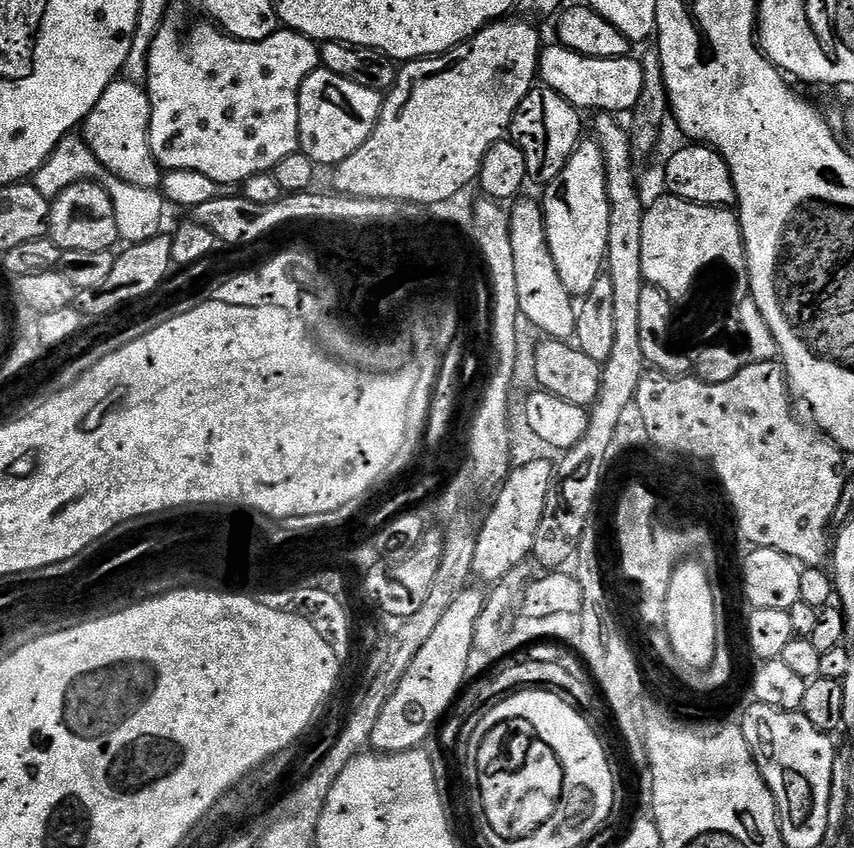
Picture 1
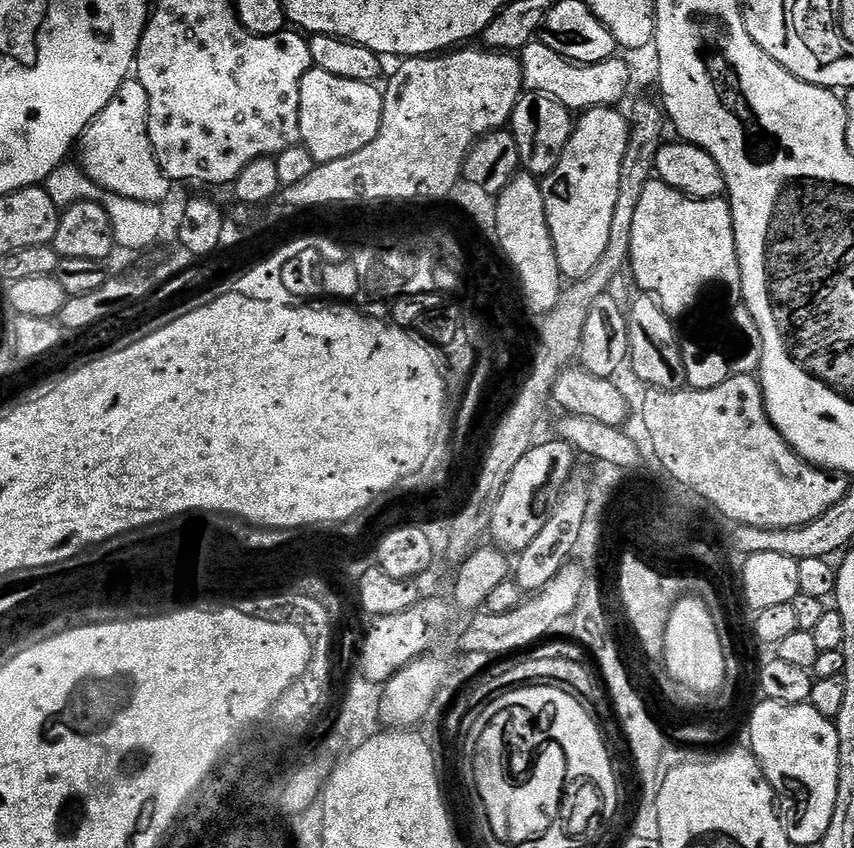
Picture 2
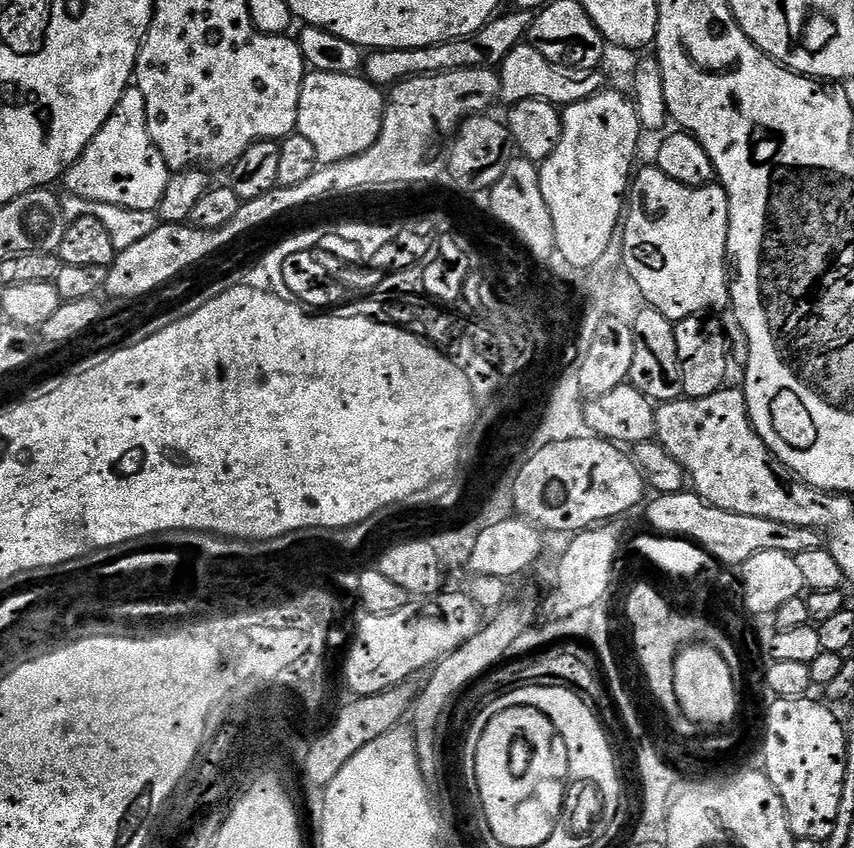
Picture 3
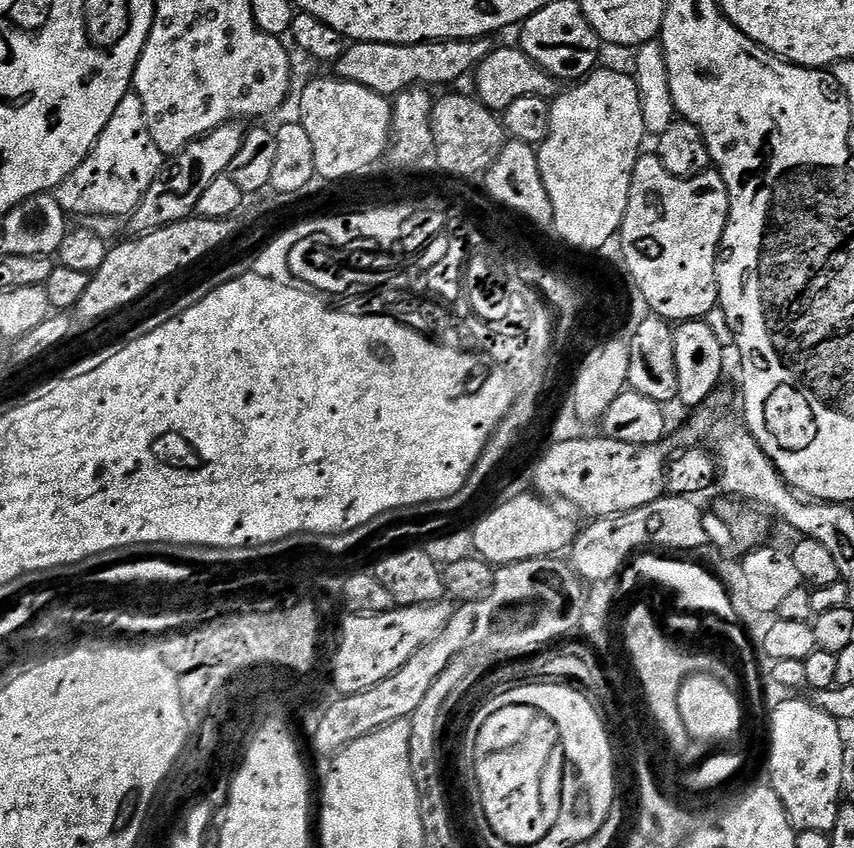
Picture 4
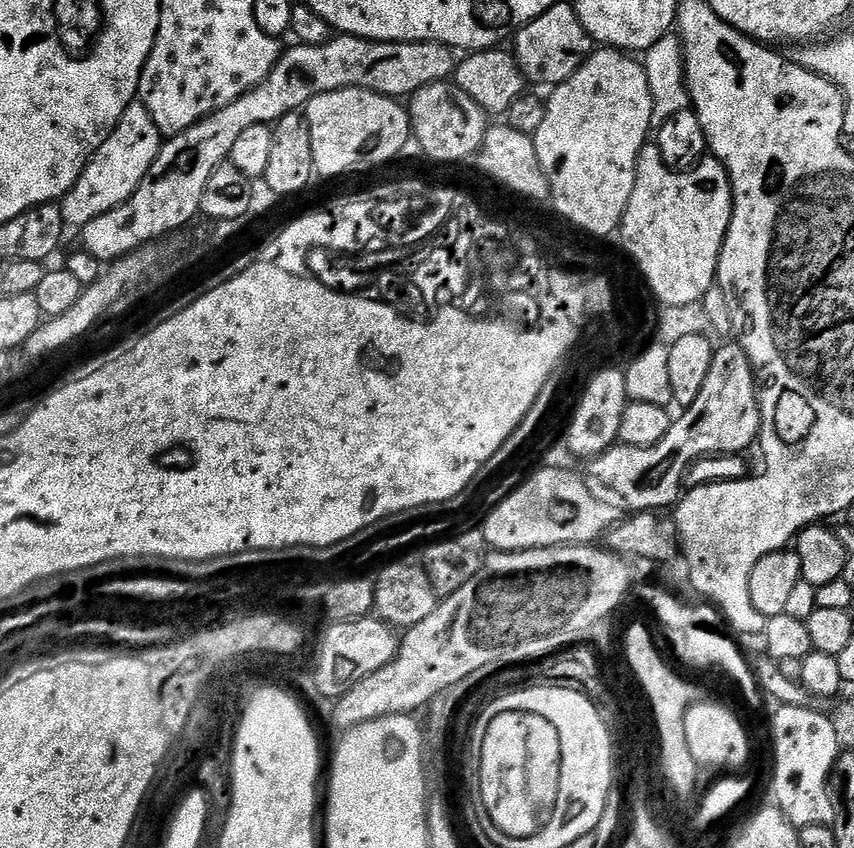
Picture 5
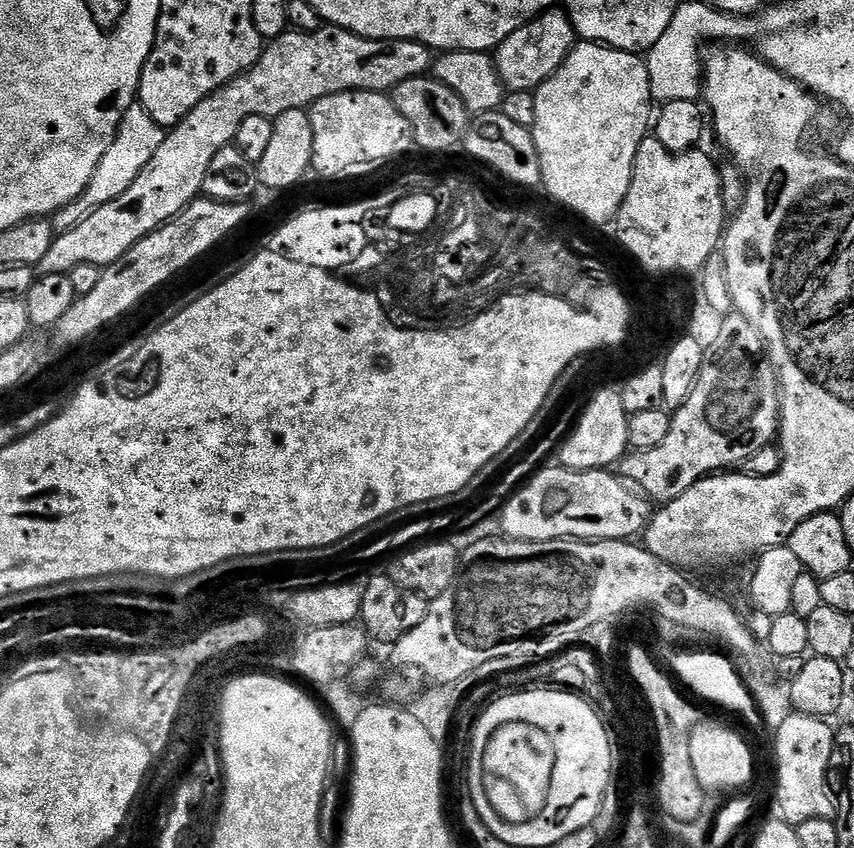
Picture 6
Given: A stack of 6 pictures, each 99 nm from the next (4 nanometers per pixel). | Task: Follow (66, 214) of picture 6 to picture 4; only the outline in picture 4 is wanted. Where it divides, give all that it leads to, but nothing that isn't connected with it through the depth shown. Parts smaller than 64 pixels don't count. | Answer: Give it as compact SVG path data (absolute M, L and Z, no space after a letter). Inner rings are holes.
M134 90L118 102L118 110L114 110L114 118L106 122L106 130L98 138L98 142L90 150L90 154L56 187L55 198L58 206L68 213L69 217L84 216L78 220L79 227L98 234L98 238L109 242L121 239L120 224L112 216L131 217L132 211L142 202L142 198L155 180L159 180L165 167L166 157L154 146L154 138L150 138L150 126L146 122L146 110L142 110L142 98Z

